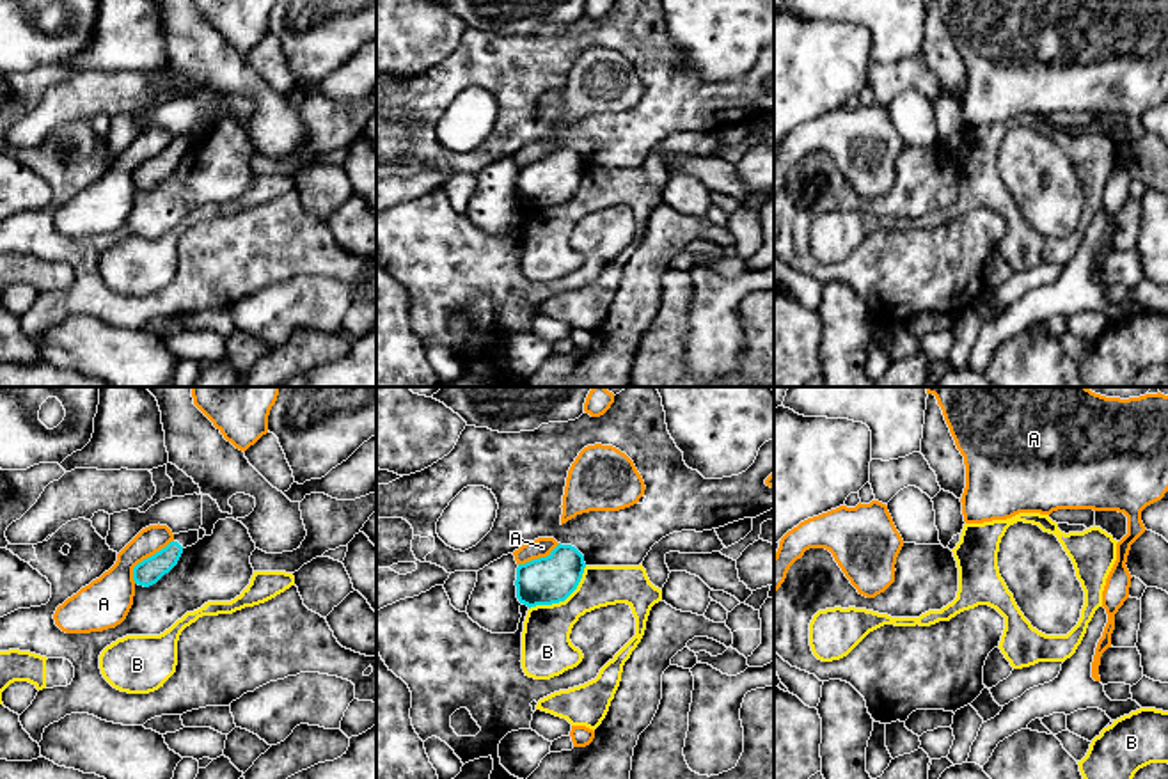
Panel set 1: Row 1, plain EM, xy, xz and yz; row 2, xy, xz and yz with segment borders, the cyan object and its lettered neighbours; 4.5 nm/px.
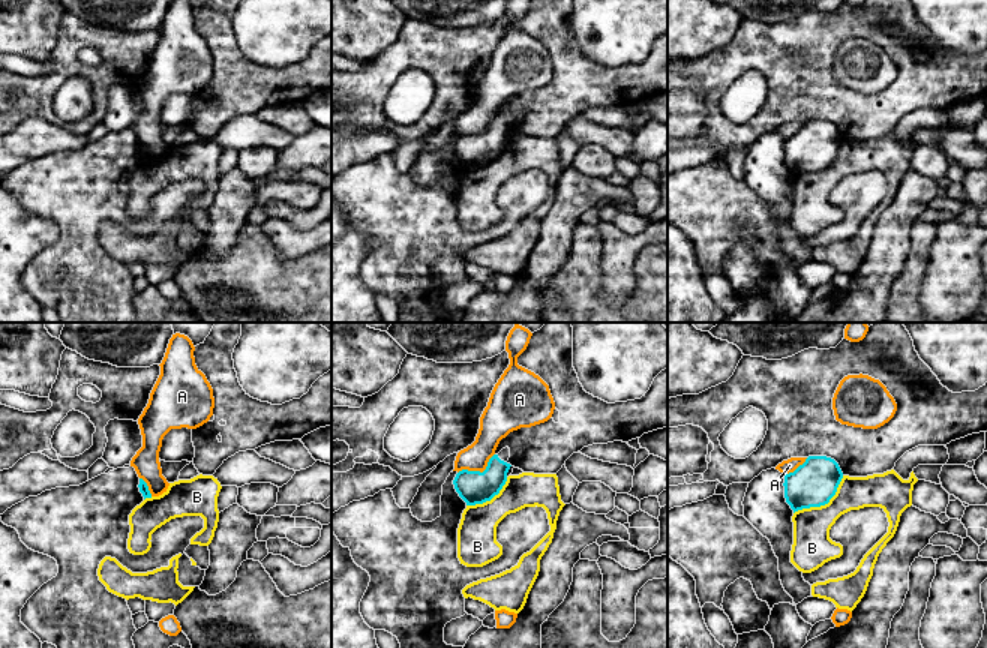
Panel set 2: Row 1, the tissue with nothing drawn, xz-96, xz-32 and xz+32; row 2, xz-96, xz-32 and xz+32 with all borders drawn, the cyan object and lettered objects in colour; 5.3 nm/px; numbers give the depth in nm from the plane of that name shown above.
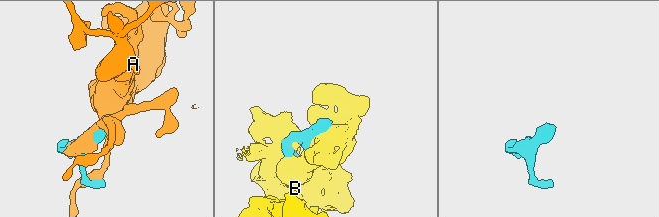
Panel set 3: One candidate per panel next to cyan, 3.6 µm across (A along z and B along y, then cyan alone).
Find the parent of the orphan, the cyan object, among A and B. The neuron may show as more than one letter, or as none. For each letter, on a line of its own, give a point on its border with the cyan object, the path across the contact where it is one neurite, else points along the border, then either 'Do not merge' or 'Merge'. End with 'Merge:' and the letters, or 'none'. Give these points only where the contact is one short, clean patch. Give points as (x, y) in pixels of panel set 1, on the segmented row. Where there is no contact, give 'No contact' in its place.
A: Touches cyan at xy (148, 558). Do not merge
B: Touches cyan at xz (563, 600). Do not merge
Merge: none

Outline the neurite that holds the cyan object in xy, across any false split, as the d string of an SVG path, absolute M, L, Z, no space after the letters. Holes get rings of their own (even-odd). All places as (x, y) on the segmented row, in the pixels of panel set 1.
M188 531L174 534L174 539L156 552L154 555L144 559L133 568L133 580L138 586L149 587L156 584L165 573L169 573L179 561L183 550L199 541L199 531Z

